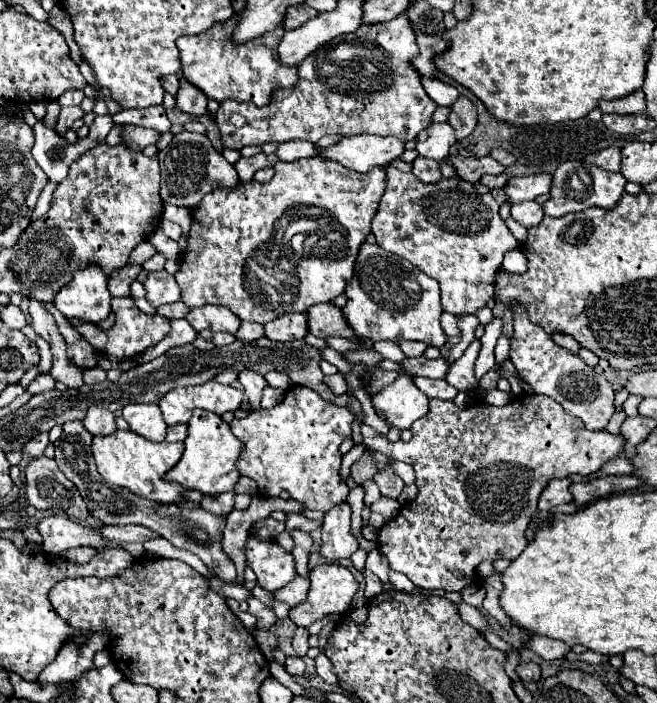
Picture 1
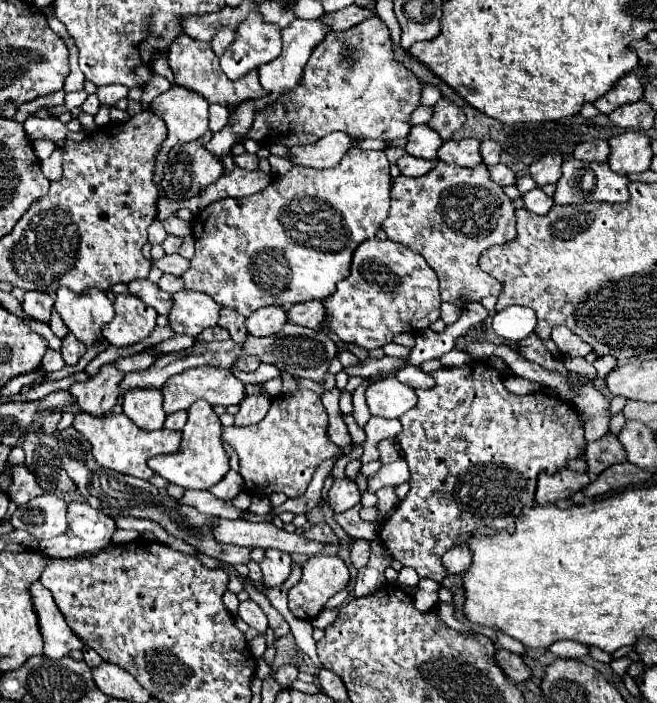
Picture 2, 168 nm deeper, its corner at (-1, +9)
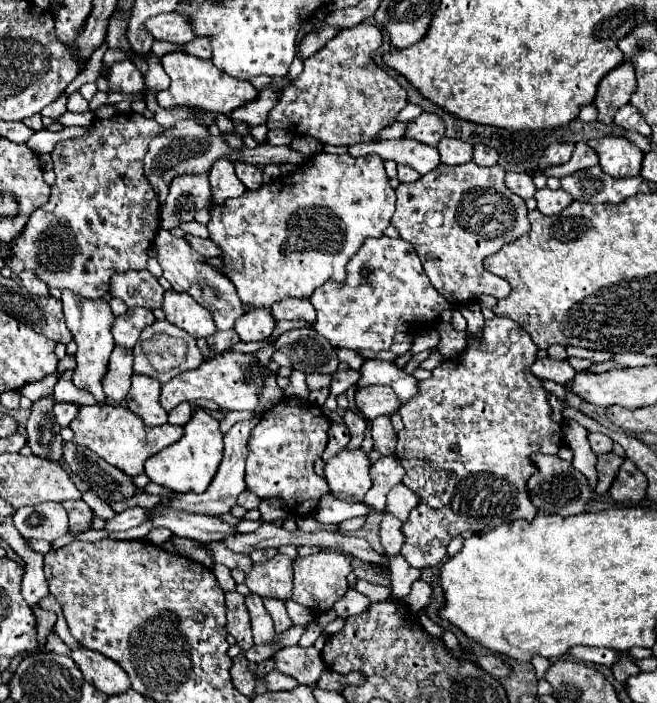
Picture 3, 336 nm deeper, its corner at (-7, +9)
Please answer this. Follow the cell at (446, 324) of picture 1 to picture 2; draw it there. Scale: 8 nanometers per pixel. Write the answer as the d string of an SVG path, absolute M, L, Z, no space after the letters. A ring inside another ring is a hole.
M443 303L443 309L441 309L441 319L445 321L445 325L455 323L455 321L459 319L459 315L461 315L461 309L459 309L457 305L453 305L453 303Z

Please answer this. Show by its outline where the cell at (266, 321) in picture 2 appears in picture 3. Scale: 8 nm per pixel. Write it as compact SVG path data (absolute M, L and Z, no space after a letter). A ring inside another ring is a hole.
M269 309L247 311L235 321L235 331L243 343L267 339L273 333L273 327L275 327L275 319L271 317Z

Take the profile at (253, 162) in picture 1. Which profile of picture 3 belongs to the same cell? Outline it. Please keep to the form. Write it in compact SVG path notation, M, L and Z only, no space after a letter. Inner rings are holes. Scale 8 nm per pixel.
M237 163L235 165L235 175L239 177L239 181L249 189L255 191L261 187L261 169L249 163Z

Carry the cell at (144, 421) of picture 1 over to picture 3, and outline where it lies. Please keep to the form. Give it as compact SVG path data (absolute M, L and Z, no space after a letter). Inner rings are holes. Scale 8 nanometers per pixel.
M133 373L131 389L125 401L127 407L135 415L139 415L149 427L167 423L167 411L159 403L159 393L161 393L161 383L157 379Z

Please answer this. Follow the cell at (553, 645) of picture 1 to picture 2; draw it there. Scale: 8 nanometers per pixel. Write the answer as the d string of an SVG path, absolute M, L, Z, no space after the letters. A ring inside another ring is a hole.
M557 641L549 647L549 651L561 659L581 659L583 655L587 655L587 645L577 641Z

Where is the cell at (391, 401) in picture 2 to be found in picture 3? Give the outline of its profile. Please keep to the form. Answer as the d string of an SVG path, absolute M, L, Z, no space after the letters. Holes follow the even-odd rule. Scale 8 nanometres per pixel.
M371 385L357 389L355 405L365 419L375 419L379 415L393 413L399 407L399 399L391 387Z

